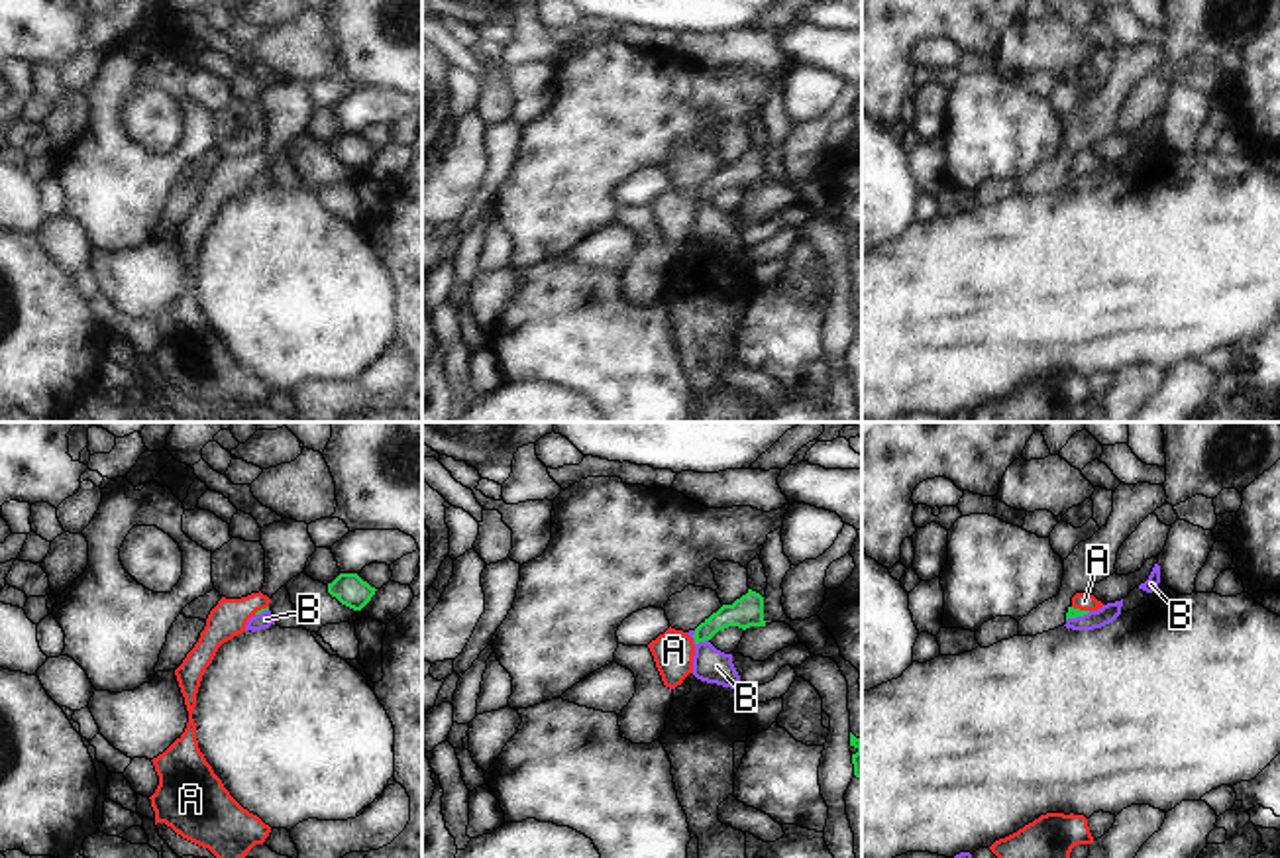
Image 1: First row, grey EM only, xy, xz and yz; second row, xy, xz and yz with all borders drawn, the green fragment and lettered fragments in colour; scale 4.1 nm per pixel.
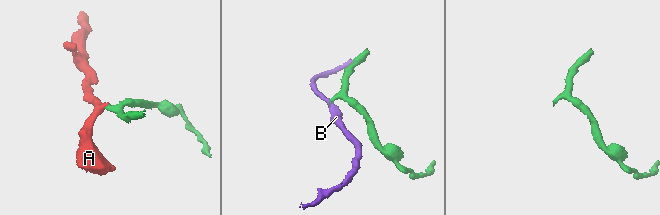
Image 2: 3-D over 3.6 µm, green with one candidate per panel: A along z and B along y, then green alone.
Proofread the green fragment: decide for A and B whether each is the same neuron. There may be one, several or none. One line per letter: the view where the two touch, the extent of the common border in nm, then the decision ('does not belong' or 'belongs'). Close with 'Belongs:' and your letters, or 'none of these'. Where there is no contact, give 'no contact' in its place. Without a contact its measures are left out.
A: meets green in yz; contact 80 nm long; belongs
B: meets green in xz; contact 80 nm long; does not belong
Belongs: A

